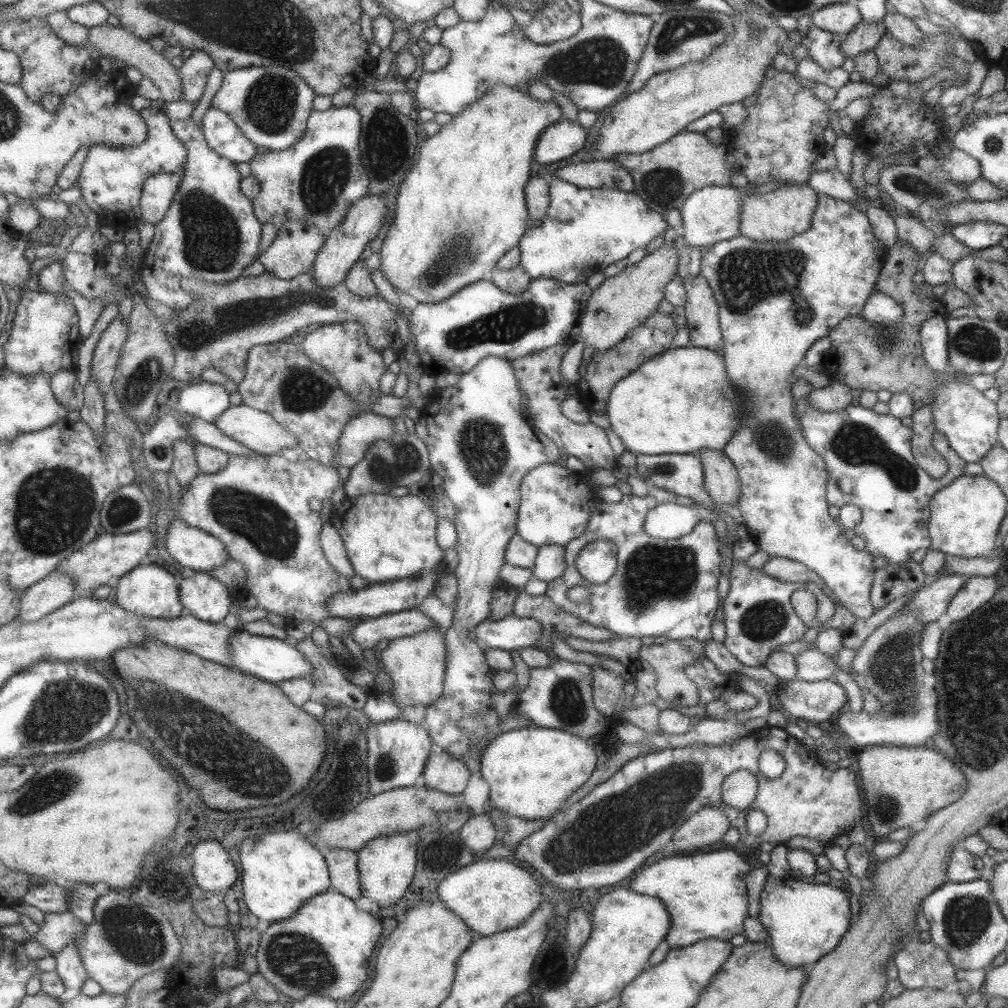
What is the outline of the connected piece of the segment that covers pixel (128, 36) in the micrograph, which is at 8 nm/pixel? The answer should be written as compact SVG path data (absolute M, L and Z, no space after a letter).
M106 22L92 26L88 29L89 49L97 49L101 56L108 58L117 57L127 67L133 66L140 74L151 80L160 90L159 101L164 103L175 102L182 99L183 85L180 73L169 63L160 52L152 49L152 46L132 32L123 29L121 26L113 26Z

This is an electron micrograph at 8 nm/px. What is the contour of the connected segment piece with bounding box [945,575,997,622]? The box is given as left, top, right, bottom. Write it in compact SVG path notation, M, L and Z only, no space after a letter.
M972 575L965 579L962 587L953 595L945 614L951 621L965 619L973 610L991 600L997 590L997 582L991 576Z

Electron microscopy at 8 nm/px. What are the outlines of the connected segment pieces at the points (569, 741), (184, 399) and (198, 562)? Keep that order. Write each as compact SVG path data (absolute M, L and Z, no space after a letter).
M533 725L498 734L480 755L480 774L489 787L489 802L495 809L528 821L555 812L595 768L596 755L588 740Z
M201 381L184 387L171 408L177 413L189 413L213 423L229 408L229 393L222 384Z
M177 519L167 526L165 548L175 562L194 571L207 572L229 557L220 540Z

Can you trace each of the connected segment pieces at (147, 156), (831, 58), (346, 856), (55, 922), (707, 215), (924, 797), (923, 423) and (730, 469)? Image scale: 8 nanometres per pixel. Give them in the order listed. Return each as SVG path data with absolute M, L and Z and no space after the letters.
M149 106L138 110L138 113L147 125L145 140L133 147L90 146L75 183L87 208L96 214L98 224L123 232L144 223L139 209L144 180L157 172L180 173L185 168L187 156L181 141L173 136L168 116L161 108Z
M811 15L796 18L796 29L800 34L799 45L805 46L807 57L814 60L823 70L831 70L843 64L845 56L839 50L839 43L845 34L827 32L813 26Z
M332 848L326 850L323 856L328 868L330 889L352 900L359 898L356 852L344 848Z
M69 911L48 912L33 938L54 955L83 931L84 924Z
M707 186L689 194L680 209L682 226L679 237L689 246L707 246L720 240L727 240L740 234L741 199L752 194L741 188L732 186Z
M875 746L861 750L855 756L858 773L861 777L861 792L865 792L864 815L871 824L872 836L883 836L897 828L913 826L917 820L925 820L932 812L959 800L965 790L967 781L960 770L953 766L951 760L937 754L929 748L905 746Z
M930 405L914 410L911 418L912 436L909 451L915 463L931 478L941 478L947 470L947 463L932 447L931 437L935 432Z
M704 448L697 452L702 464L704 487L711 502L735 505L740 495L740 480L735 465L723 454Z

